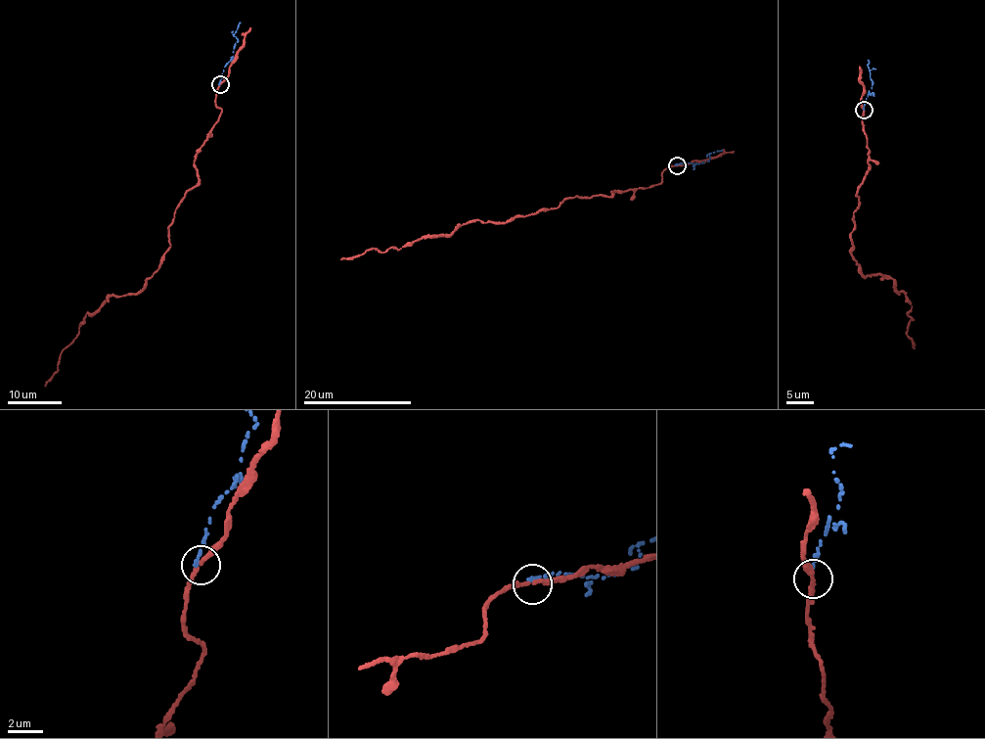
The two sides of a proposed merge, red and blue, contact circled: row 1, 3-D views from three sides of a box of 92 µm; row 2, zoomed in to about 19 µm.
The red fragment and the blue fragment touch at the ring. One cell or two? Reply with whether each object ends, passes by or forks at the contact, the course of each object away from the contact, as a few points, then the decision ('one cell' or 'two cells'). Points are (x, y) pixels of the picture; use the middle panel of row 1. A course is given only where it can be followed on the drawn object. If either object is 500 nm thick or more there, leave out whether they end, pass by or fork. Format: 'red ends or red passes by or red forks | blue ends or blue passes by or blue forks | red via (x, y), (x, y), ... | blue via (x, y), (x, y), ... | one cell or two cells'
red passes by | blue ends | red via (677, 165), (651, 187), (564, 199), (557, 208), (513, 220), (468, 221), (449, 235), (340, 259) | blue via (676, 165), (702, 162), (708, 161), (709, 154), (723, 150) | two cells

